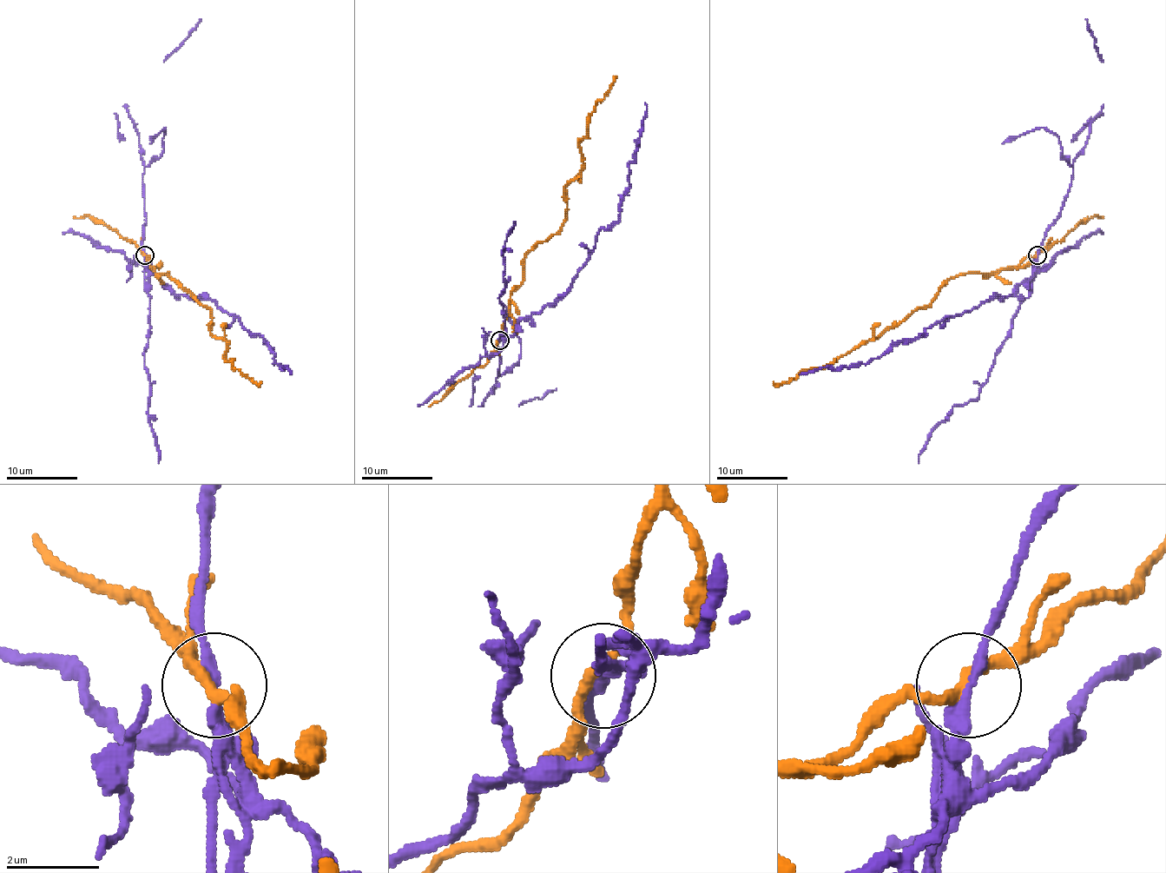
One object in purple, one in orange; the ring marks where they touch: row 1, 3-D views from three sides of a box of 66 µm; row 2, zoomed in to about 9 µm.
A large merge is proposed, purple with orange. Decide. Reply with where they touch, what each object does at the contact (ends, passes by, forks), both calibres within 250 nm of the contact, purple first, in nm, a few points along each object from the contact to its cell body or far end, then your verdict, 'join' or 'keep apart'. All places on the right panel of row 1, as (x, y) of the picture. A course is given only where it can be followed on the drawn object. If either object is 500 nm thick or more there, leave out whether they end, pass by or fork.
at (1037, 254); purple forks there; orange passes by; 200 nm thick on the purple side, 240 nm on the other; purple runs (1037, 255), (1034, 274), (1011, 294), (949, 315), (856, 367), (800, 374); orange runs (1037, 255), (990, 273), (959, 273), (925, 305), (832, 364), (803, 369), (786, 383), (773, 381); keep apart

